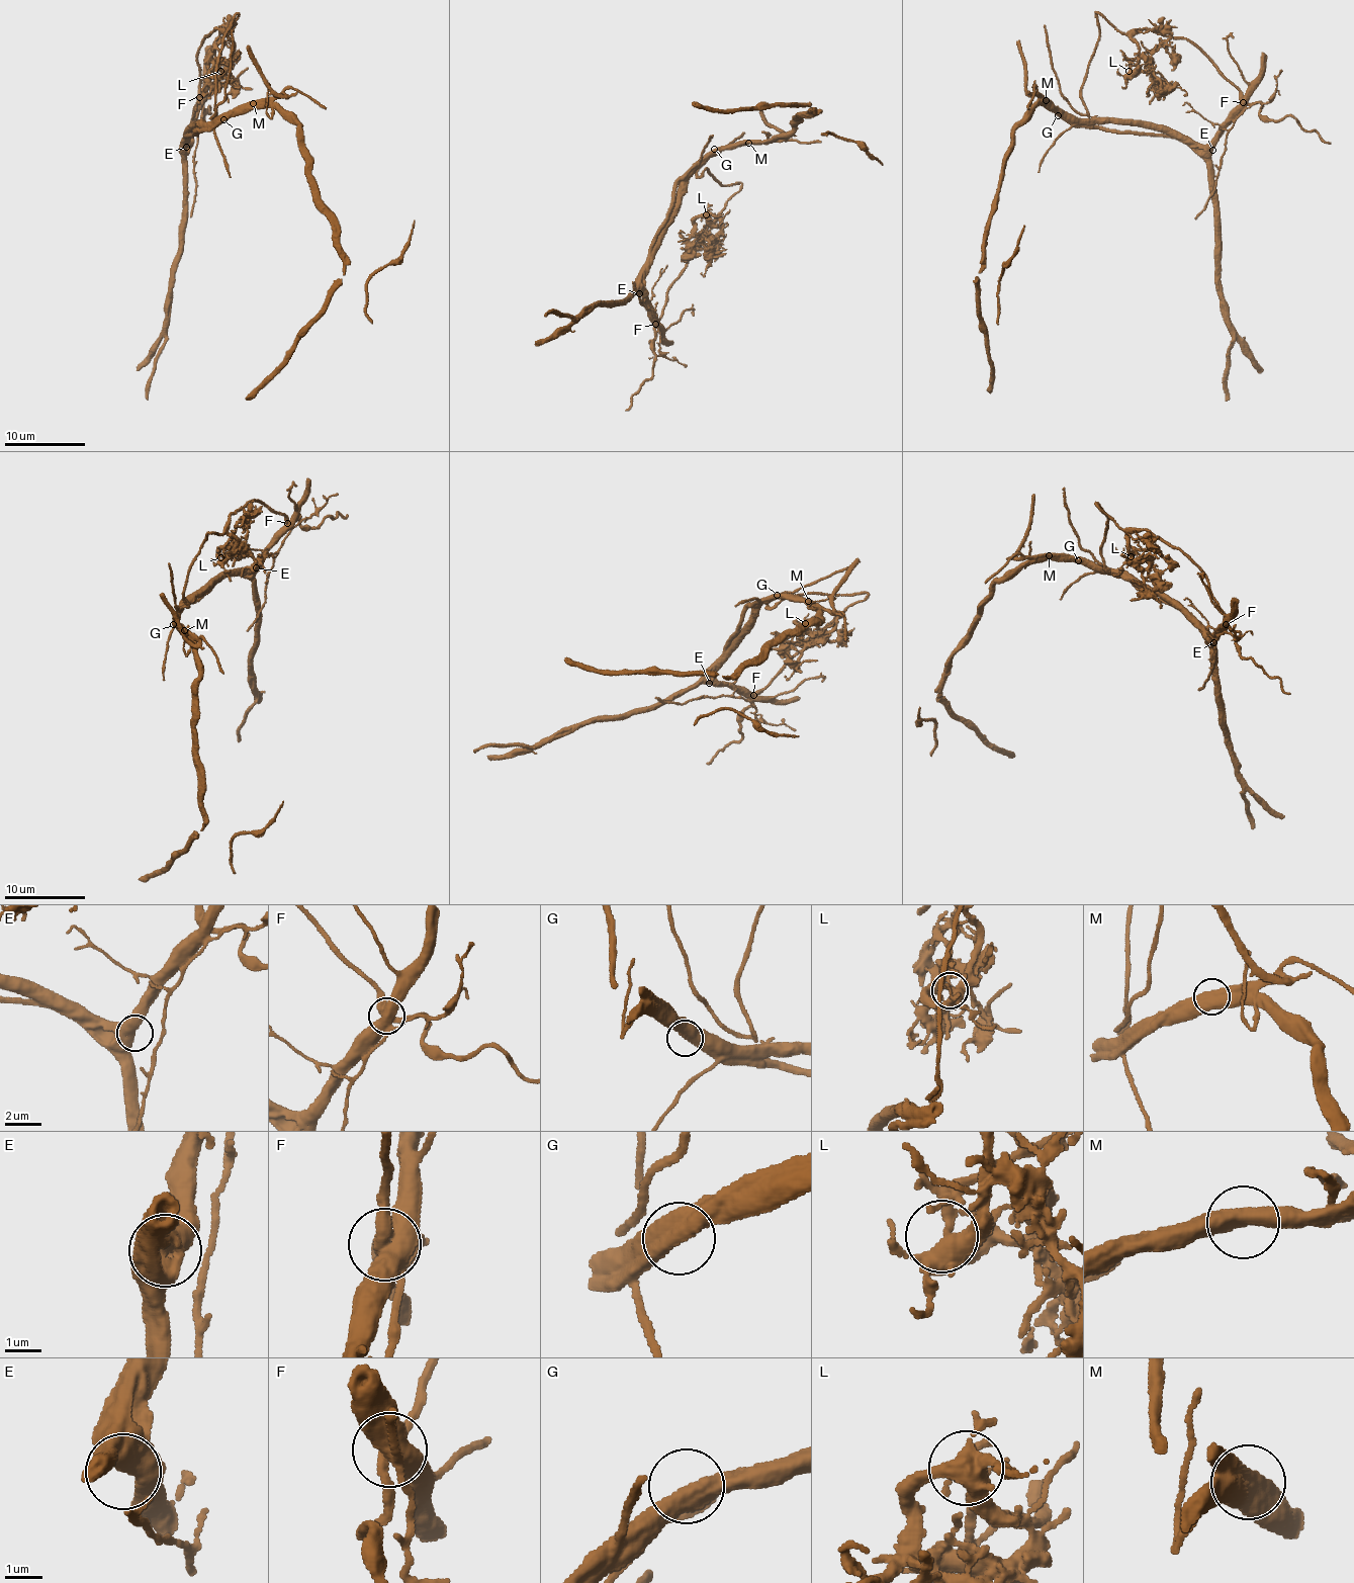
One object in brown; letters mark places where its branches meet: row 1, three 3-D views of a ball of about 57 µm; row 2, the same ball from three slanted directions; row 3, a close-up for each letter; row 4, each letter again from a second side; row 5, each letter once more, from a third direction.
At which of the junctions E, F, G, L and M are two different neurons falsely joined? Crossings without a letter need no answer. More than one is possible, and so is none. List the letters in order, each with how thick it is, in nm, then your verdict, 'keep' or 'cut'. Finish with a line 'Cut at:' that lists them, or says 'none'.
E: 600 nm thick; keep
F: 550 nm thick; cut
G: 550 nm thick; keep
L: 320 nm thick; keep
M: 600 nm thick; keep
Cut at: F

